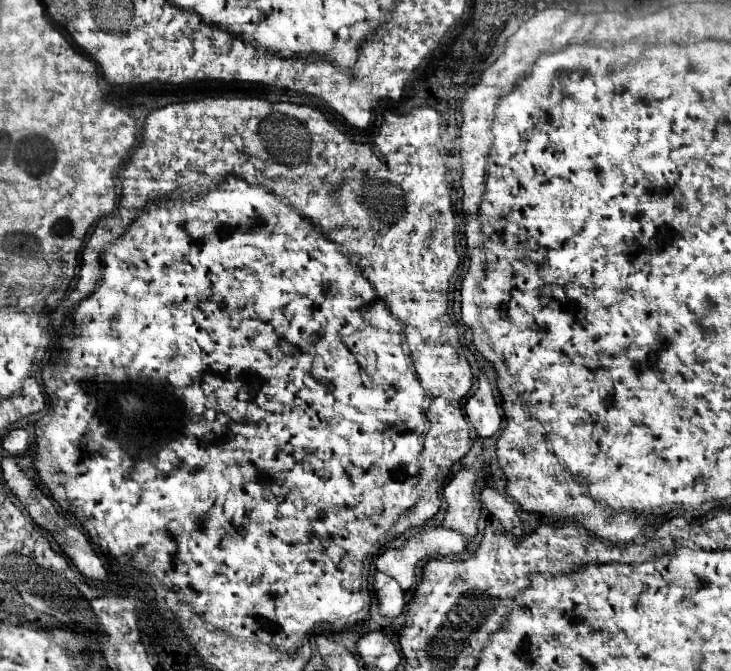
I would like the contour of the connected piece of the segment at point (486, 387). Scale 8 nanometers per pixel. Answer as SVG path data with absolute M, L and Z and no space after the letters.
M480 372L478 390L466 400L466 414L478 436L492 436L500 428L500 402L486 372Z

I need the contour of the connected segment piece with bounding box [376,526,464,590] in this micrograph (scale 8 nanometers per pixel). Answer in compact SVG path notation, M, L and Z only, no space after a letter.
M430 526L430 528L420 530L418 534L410 536L400 548L390 548L384 554L380 554L376 560L376 568L380 572L388 574L390 578L394 578L402 590L410 590L416 582L416 566L422 560L428 560L432 556L452 556L452 554L460 554L462 550L464 550L464 538L460 536L460 532L448 530L444 526Z

